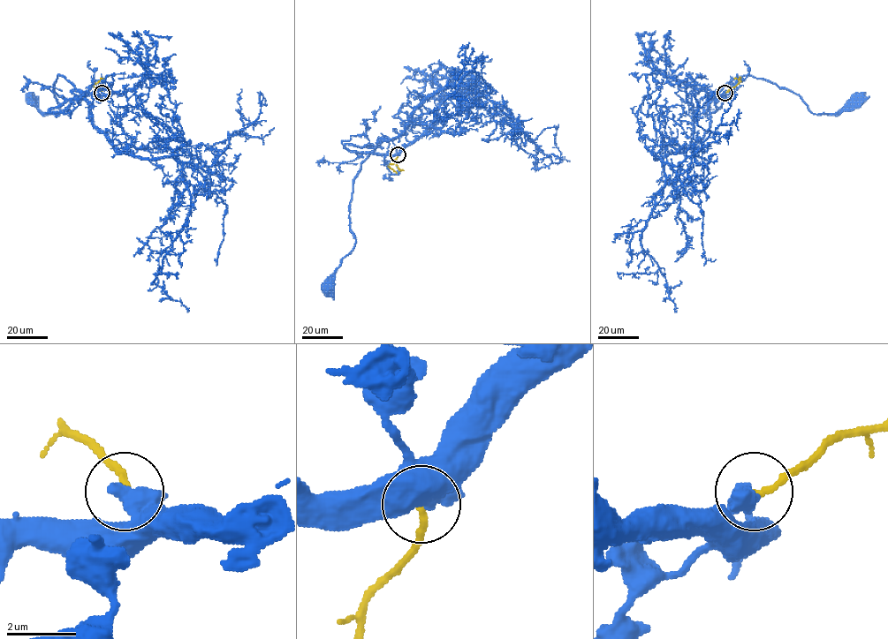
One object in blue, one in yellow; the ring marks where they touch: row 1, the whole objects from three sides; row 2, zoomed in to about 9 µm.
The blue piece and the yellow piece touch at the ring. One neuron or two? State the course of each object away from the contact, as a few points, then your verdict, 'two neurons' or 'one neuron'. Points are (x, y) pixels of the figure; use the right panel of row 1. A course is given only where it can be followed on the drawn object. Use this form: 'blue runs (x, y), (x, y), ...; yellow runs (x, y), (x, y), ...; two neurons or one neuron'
blue runs (724, 93), (714, 96), (733, 78), (749, 75), (795, 93), (815, 114), (835, 114), (854, 98), (856, 100); yellow runs (724, 93), (741, 80), (734, 78); two neurons

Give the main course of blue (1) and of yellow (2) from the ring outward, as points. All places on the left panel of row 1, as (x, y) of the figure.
1: (102, 93), (78, 95), (82, 95), (64, 77), (58, 75), (54, 87), (58, 114), (43, 114), (31, 100)
2: (102, 93), (93, 85), (103, 78), (100, 78)

